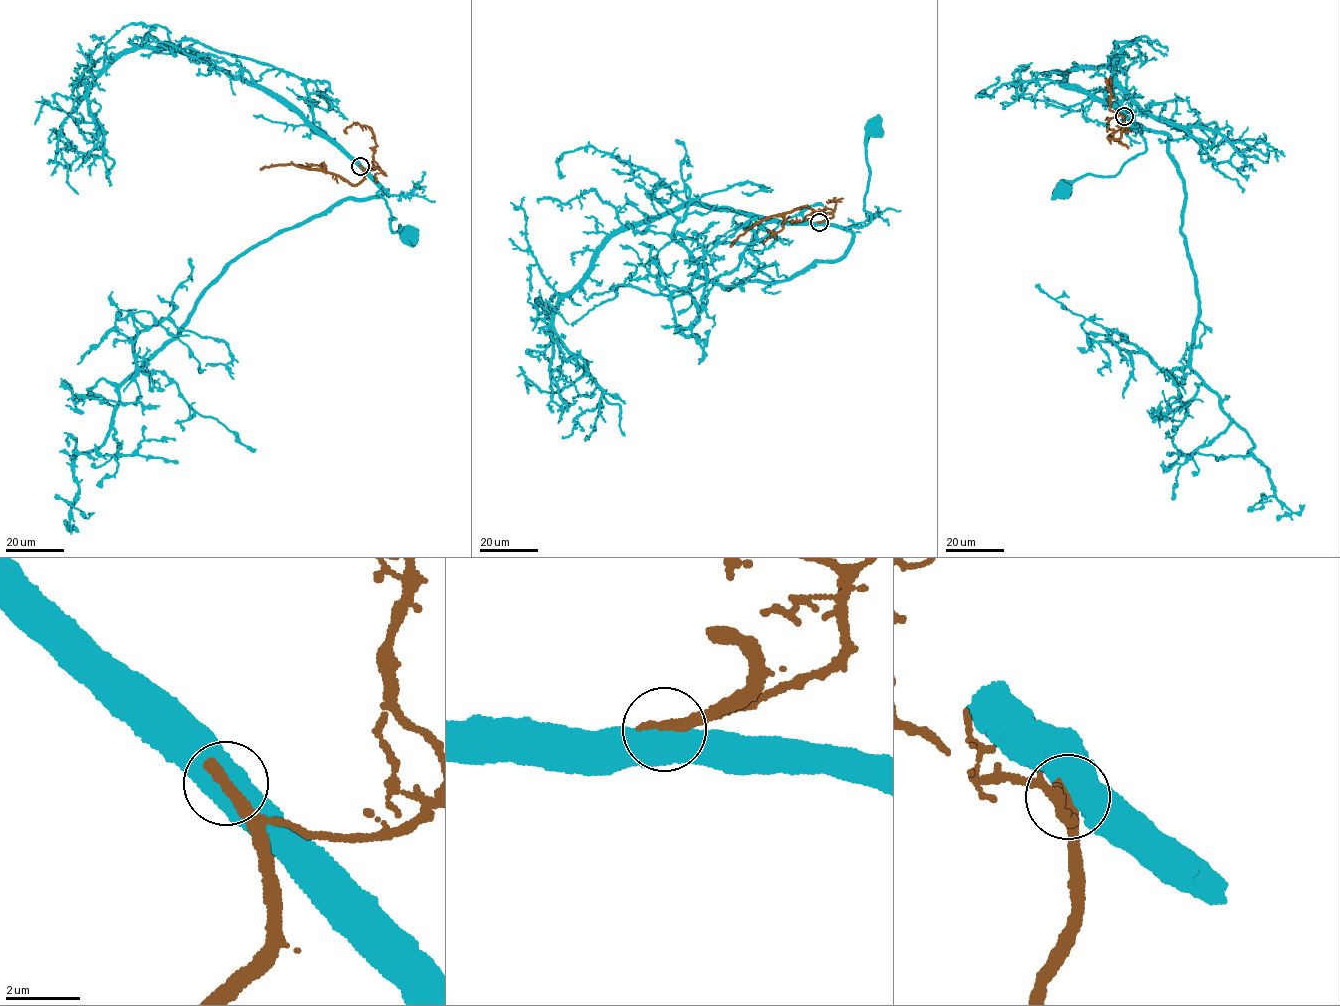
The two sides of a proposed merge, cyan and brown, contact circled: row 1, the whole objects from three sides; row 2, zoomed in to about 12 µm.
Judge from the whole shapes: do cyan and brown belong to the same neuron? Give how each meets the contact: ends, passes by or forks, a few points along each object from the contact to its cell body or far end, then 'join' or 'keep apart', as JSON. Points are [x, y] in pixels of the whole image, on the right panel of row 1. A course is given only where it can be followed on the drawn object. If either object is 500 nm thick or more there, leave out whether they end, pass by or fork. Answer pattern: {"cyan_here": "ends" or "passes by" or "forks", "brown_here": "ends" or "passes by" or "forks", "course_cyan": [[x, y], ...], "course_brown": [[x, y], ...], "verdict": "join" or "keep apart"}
{"course_cyan": [[1124, 116], [1142, 129], [1146, 150], [1130, 159], [1114, 175], [1086, 174], [1061, 195], [1062, 191]], "course_brown": [[1124, 116], [1124, 128], [1118, 139], [1107, 138], [1128, 148]], "verdict": "join"}

